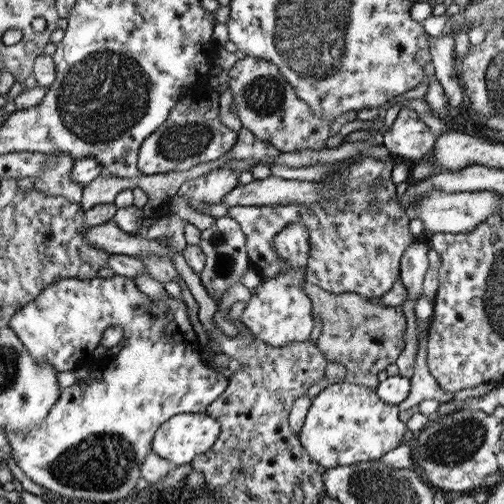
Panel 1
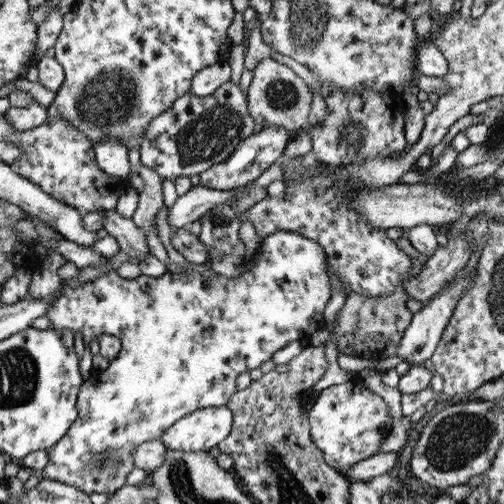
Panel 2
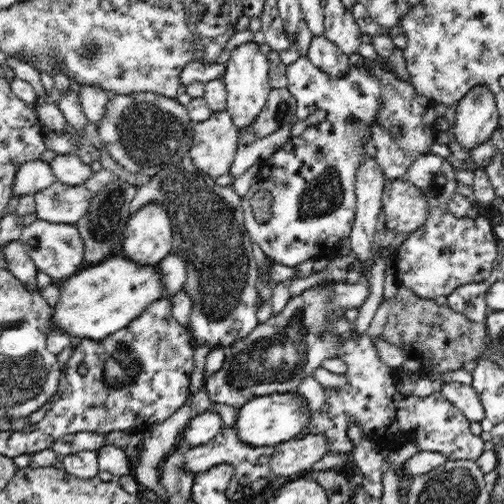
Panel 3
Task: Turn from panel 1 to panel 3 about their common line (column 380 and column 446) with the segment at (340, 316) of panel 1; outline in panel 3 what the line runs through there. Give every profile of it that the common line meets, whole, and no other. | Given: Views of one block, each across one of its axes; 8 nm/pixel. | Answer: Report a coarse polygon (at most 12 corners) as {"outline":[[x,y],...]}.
{"outline":[[402,284],[382,338],[422,374],[460,370],[486,324]]}

